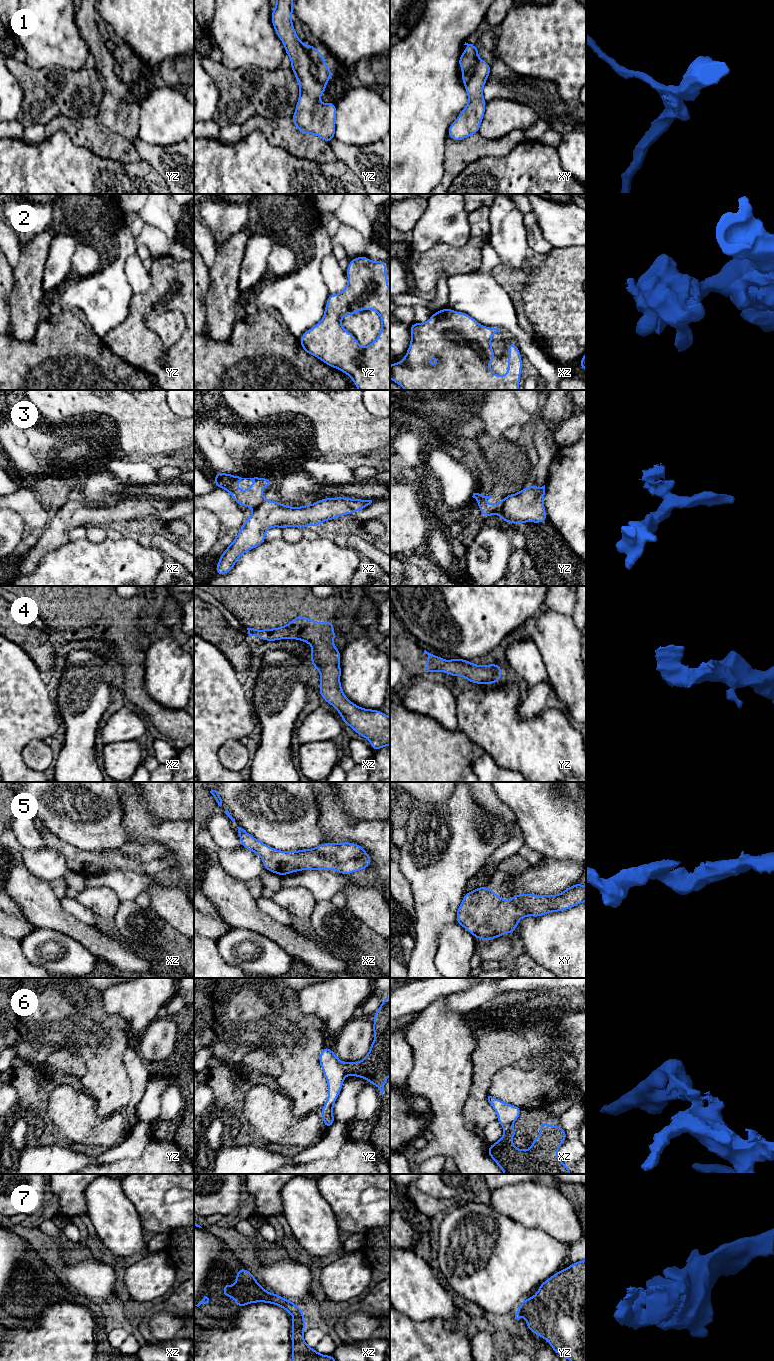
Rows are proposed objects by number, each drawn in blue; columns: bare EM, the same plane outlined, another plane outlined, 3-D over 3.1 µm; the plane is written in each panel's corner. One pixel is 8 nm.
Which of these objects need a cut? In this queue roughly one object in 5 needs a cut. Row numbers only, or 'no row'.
1, 3, 6

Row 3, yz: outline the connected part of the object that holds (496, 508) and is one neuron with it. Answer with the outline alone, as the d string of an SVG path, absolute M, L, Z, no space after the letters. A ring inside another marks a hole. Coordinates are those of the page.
M473 493L472 497L476 499L477 504L480 508L480 513L482 513L486 518L490 517L492 514L501 516L503 501L493 503L492 505L487 505L486 500L492 497L491 495L485 496L479 493Z

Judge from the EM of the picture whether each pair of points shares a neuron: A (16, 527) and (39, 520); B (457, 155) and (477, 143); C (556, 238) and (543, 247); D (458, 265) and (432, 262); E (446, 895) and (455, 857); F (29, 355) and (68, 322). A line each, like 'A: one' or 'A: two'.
A: two
B: one
C: two
D: one
E: one
F: one

